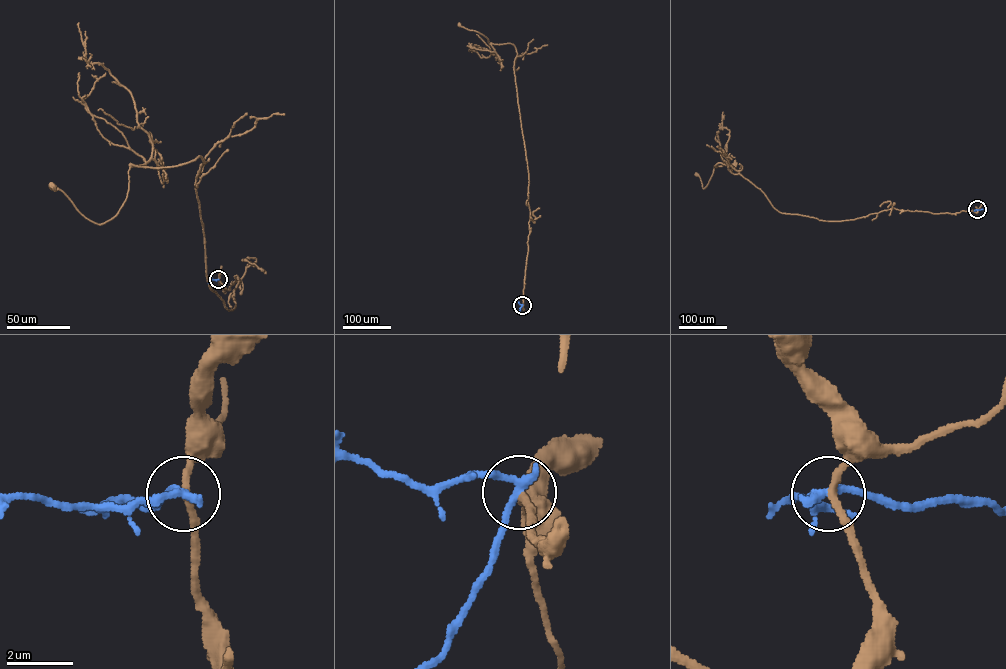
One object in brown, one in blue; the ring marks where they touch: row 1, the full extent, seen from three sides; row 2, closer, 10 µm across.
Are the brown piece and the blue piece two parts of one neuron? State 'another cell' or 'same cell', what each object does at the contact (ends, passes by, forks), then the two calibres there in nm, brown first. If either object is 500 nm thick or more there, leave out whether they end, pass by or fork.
another cell; brown passes by; blue passes by; calibres 200 and 260 nm

